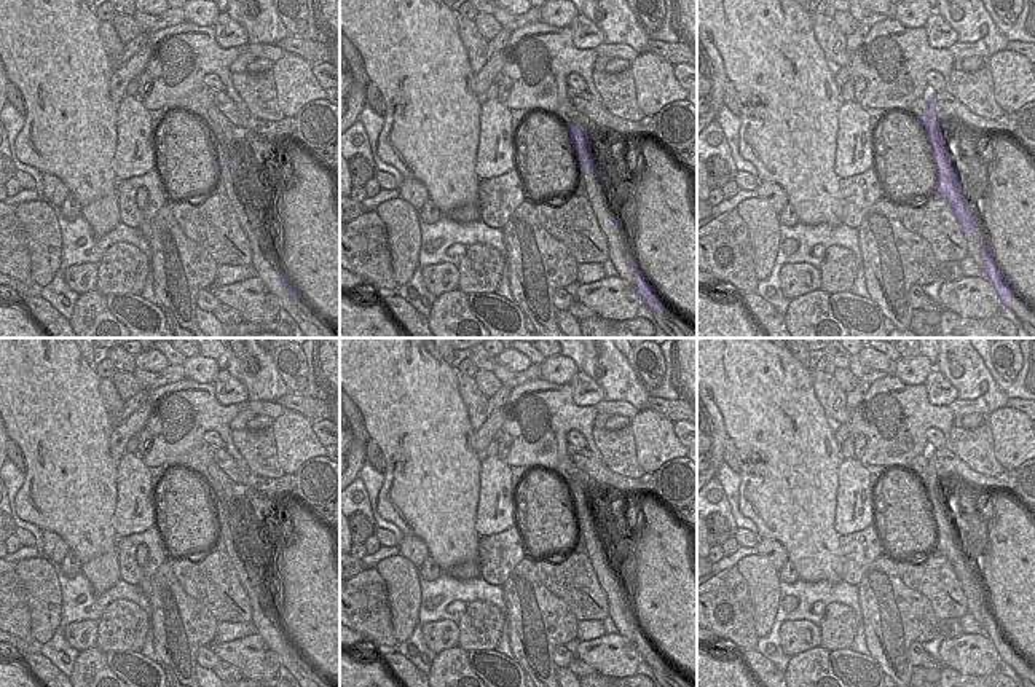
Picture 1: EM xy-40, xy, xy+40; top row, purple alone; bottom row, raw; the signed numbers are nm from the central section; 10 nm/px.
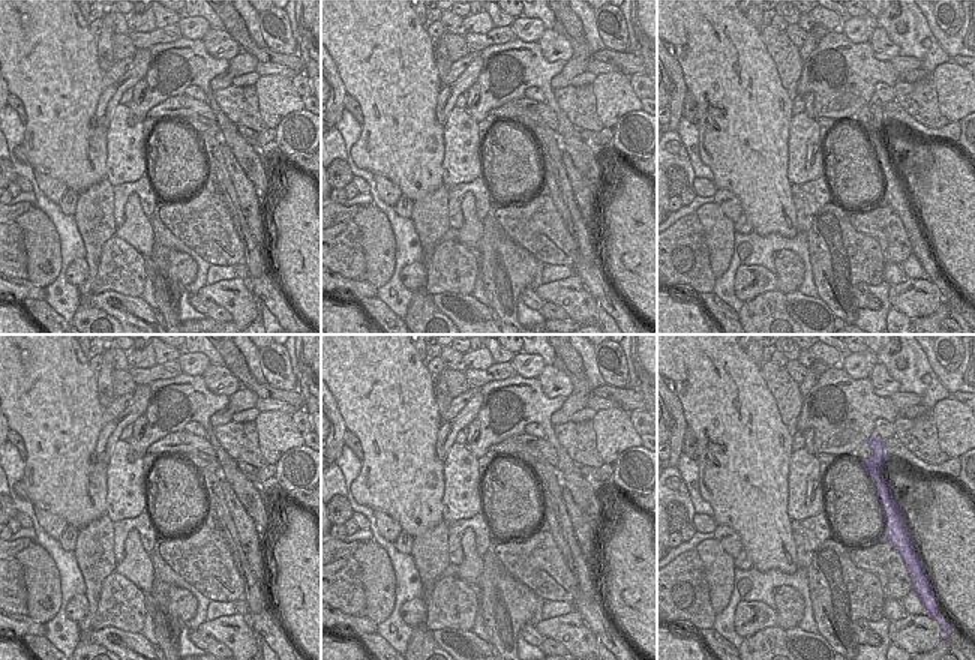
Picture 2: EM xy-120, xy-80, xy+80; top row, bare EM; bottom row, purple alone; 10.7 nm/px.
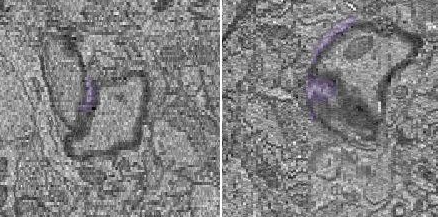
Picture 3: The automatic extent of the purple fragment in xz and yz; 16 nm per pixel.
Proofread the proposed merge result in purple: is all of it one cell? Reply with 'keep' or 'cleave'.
cleave

